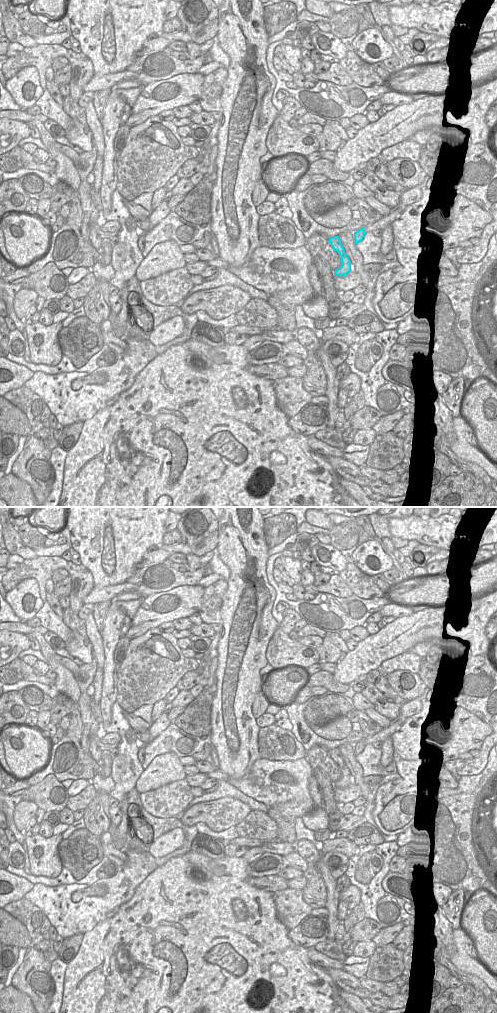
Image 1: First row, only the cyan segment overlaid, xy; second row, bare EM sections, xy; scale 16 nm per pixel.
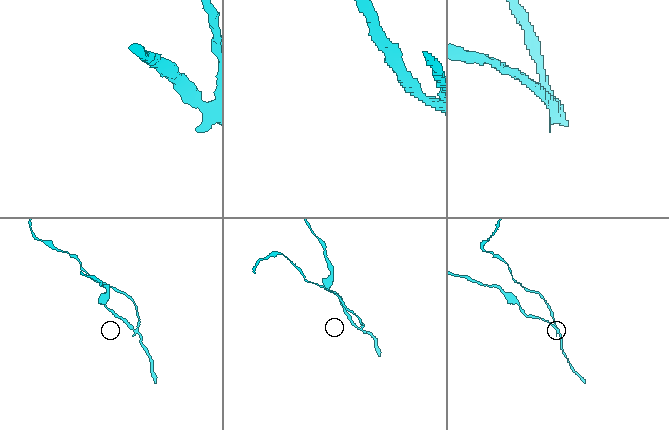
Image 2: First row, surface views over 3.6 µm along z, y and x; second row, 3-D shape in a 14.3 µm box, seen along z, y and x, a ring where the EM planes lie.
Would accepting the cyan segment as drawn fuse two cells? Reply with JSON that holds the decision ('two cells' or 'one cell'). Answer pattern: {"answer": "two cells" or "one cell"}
{"answer": "two cells"}

